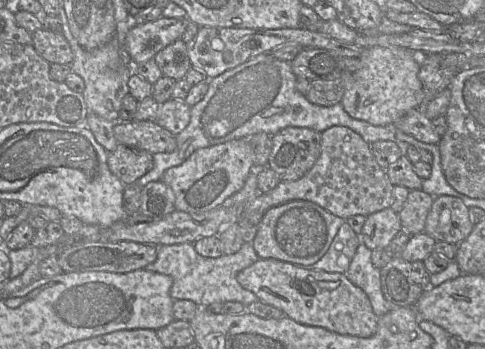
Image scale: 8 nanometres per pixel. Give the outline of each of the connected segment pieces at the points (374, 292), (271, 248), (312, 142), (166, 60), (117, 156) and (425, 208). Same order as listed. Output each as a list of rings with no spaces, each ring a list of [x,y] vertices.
[[[361,242],[345,275],[349,281],[365,292],[373,312],[379,317],[400,306],[385,299],[382,293],[380,269],[372,264],[371,252],[372,250]]]
[[[292,200],[269,208],[263,213],[252,241],[260,259],[277,259],[294,265],[312,265],[328,251],[346,219],[338,217],[314,202]]]
[[[286,127],[272,136],[272,149],[268,168],[273,170],[281,181],[294,181],[303,177],[316,163],[321,151],[321,133],[306,127]]]
[[[178,39],[160,50],[153,58],[162,74],[174,80],[184,79],[192,67],[186,44]]]
[[[118,143],[117,147],[108,153],[107,164],[123,184],[130,185],[153,168],[153,154]]]
[[[422,189],[410,190],[408,198],[399,212],[402,229],[411,236],[424,232],[433,201],[434,197]]]

